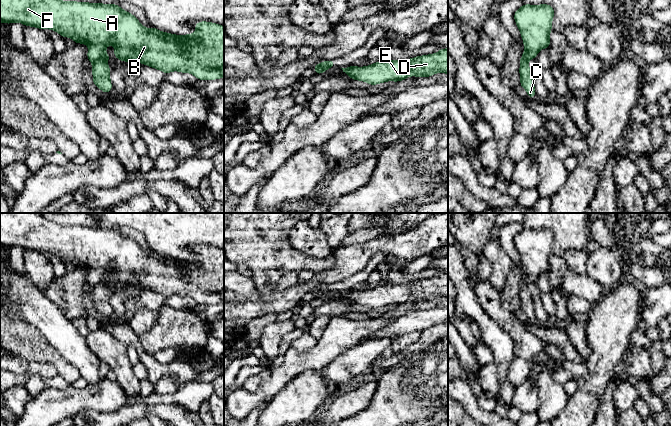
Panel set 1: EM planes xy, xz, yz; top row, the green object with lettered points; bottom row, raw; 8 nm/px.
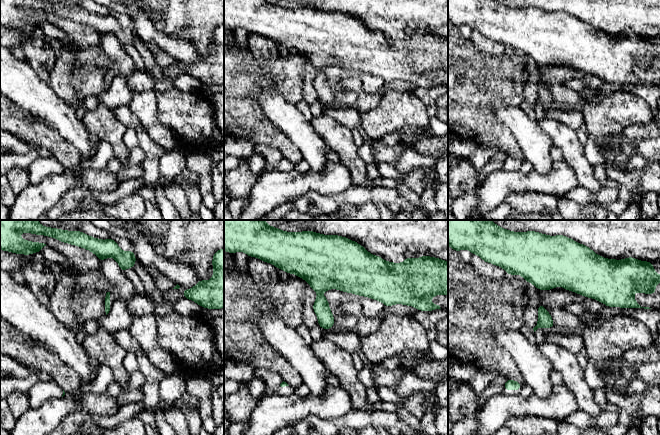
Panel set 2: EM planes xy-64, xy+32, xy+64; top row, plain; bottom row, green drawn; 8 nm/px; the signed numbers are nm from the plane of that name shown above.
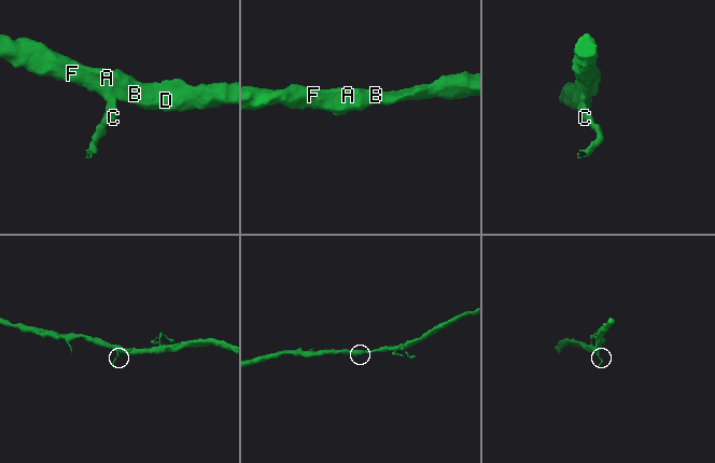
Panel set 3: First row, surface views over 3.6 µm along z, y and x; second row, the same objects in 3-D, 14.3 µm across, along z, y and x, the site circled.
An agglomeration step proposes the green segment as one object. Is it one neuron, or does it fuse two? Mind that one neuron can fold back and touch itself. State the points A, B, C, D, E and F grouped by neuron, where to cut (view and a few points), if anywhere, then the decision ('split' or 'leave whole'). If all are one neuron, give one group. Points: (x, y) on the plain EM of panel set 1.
groups A B D E F / C; cut xy (108, 279), (92, 286); split

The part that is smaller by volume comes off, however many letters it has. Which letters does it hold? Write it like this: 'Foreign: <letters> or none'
Foreign: C

